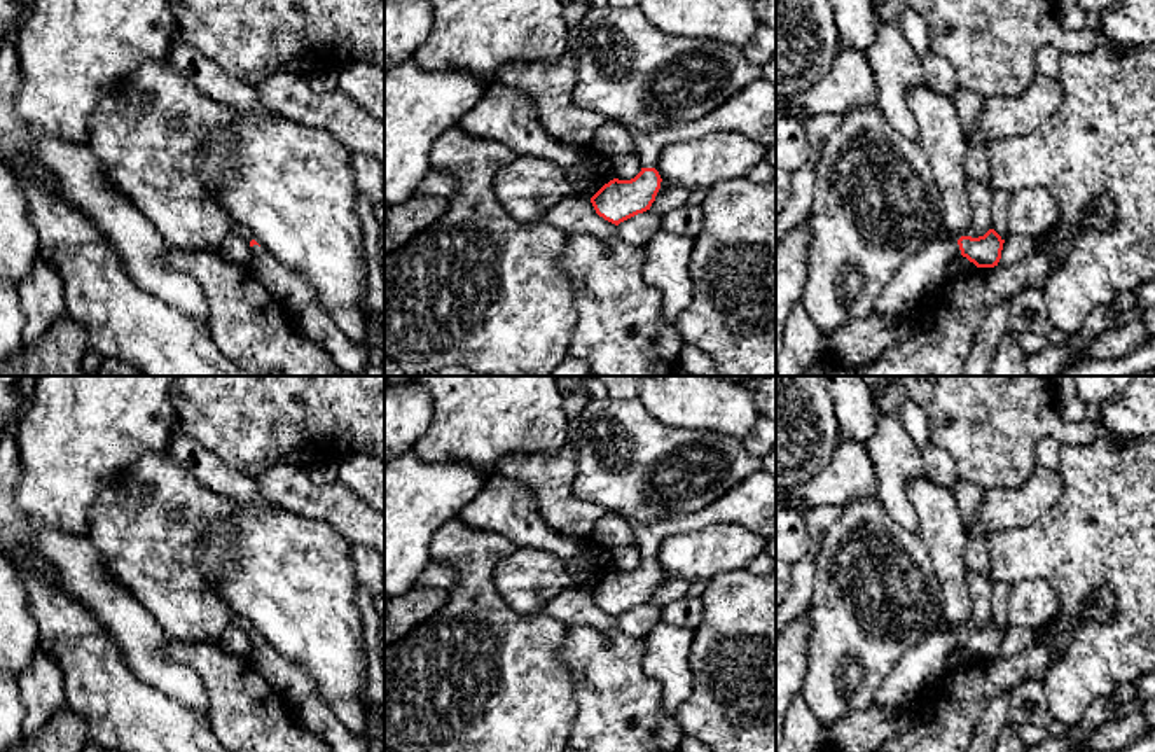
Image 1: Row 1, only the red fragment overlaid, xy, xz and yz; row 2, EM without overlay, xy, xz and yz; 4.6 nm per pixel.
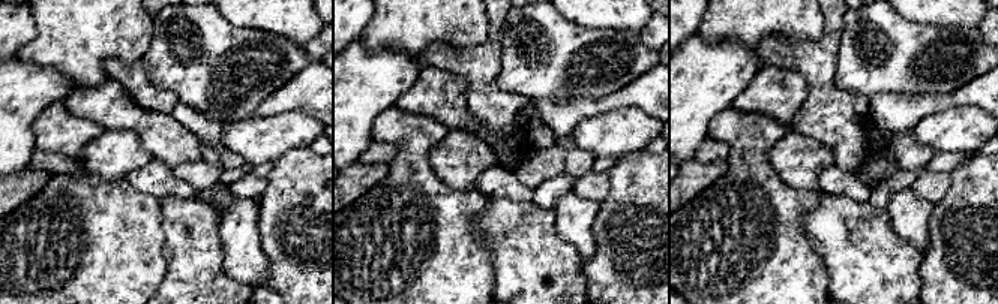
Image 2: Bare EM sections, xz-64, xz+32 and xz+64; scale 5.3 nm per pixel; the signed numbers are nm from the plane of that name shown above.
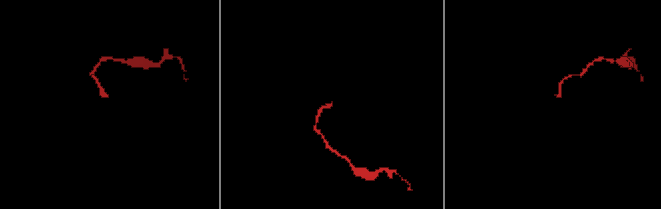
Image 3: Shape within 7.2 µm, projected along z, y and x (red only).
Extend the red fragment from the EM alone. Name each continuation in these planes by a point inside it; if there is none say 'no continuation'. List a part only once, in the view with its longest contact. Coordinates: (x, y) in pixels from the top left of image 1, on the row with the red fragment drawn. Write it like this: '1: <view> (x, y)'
1: yz (923, 271)

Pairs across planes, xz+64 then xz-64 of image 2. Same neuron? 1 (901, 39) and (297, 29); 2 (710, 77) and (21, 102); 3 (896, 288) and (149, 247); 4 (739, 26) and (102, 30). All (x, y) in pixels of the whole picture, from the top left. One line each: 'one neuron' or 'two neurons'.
1: two neurons
2: one neuron
3: two neurons
4: one neuron

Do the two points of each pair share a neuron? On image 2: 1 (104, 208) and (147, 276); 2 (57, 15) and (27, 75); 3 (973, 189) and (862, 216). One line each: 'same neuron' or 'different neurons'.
1: same neuron
2: different neurons
3: different neurons

